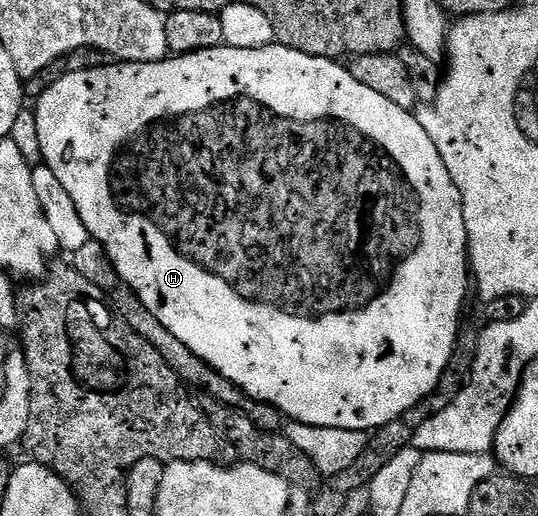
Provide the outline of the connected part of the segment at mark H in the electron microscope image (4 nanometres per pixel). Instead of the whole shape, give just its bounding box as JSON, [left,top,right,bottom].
[36,44,471,432]

